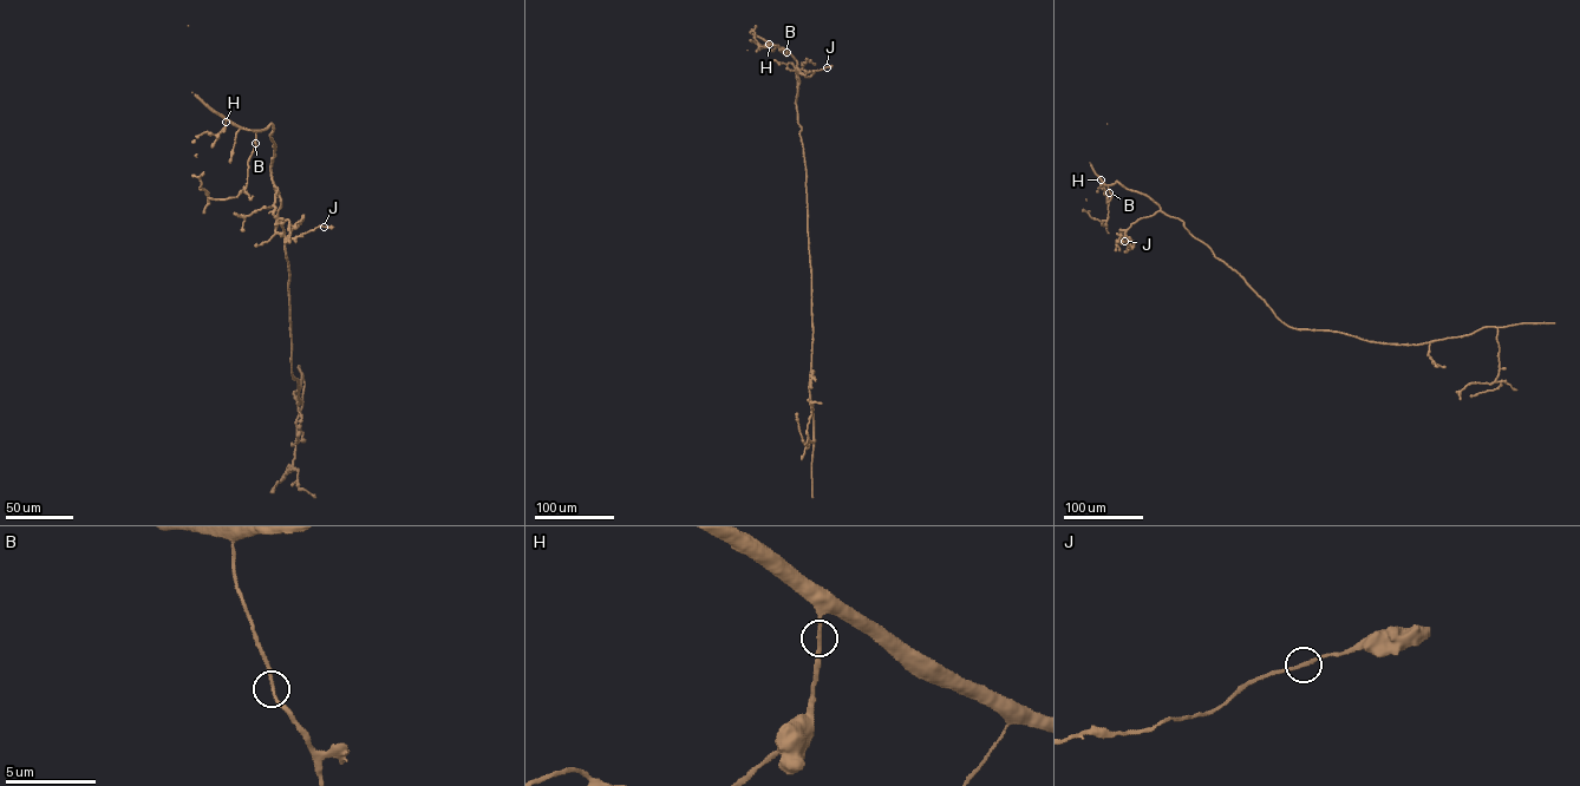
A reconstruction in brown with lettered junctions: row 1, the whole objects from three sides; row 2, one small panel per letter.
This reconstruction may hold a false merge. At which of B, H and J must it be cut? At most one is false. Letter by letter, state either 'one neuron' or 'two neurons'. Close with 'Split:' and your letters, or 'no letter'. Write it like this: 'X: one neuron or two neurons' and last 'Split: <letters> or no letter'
B: one neuron
H: one neuron
J: one neuron
Split: no letter

